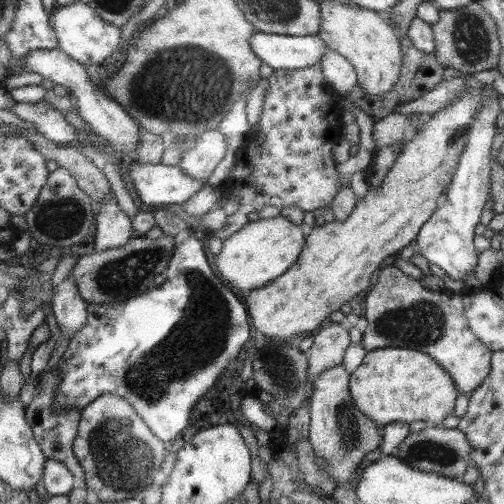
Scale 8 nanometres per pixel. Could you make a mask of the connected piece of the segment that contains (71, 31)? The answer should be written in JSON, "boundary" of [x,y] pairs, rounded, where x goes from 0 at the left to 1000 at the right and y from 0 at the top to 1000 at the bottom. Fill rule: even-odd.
{"boundary":[[[149,2],[135,12],[107,18],[101,28],[101,50],[117,79],[117,97],[159,127],[198,127],[234,97],[240,56],[204,44],[167,2]]]}

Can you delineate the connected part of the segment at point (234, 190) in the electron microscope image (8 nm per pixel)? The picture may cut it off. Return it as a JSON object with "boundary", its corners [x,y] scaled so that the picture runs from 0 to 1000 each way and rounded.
{"boundary":[[[635,123],[591,139],[544,139],[528,161],[532,161],[532,171],[528,171],[516,242],[508,246],[508,254],[496,254],[486,286],[470,298],[464,329],[456,333],[446,367],[437,369],[438,389],[425,409],[425,413],[440,413],[452,393],[468,387],[476,393],[476,411],[452,431],[450,448],[440,450],[438,456],[417,458],[403,452],[415,476],[435,472],[442,480],[448,478],[494,442],[496,421],[514,421],[528,407],[554,415],[583,407],[603,421],[655,409],[667,385],[675,381],[675,373],[681,371],[671,349],[671,335],[667,335],[669,323],[659,306],[659,292],[681,272],[677,224],[683,218],[679,206],[667,206],[667,194],[655,183],[651,163],[643,159]]]}

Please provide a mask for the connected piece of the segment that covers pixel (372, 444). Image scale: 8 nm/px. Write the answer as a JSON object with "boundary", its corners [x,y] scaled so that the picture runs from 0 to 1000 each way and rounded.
{"boundary":[[[675,722],[663,732],[639,738],[617,760],[617,821],[611,877],[621,885],[623,905],[647,917],[647,933],[667,962],[694,956],[702,937],[720,931],[736,913],[726,911],[734,897],[754,889],[752,843],[710,813],[692,772],[694,742]]]}

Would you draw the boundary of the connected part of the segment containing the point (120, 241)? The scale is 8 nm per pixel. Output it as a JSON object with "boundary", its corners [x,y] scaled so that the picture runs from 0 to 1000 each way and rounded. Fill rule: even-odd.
{"boundary":[[[206,391],[190,437],[190,502],[240,492],[270,468],[262,433],[238,415],[230,391]]]}

